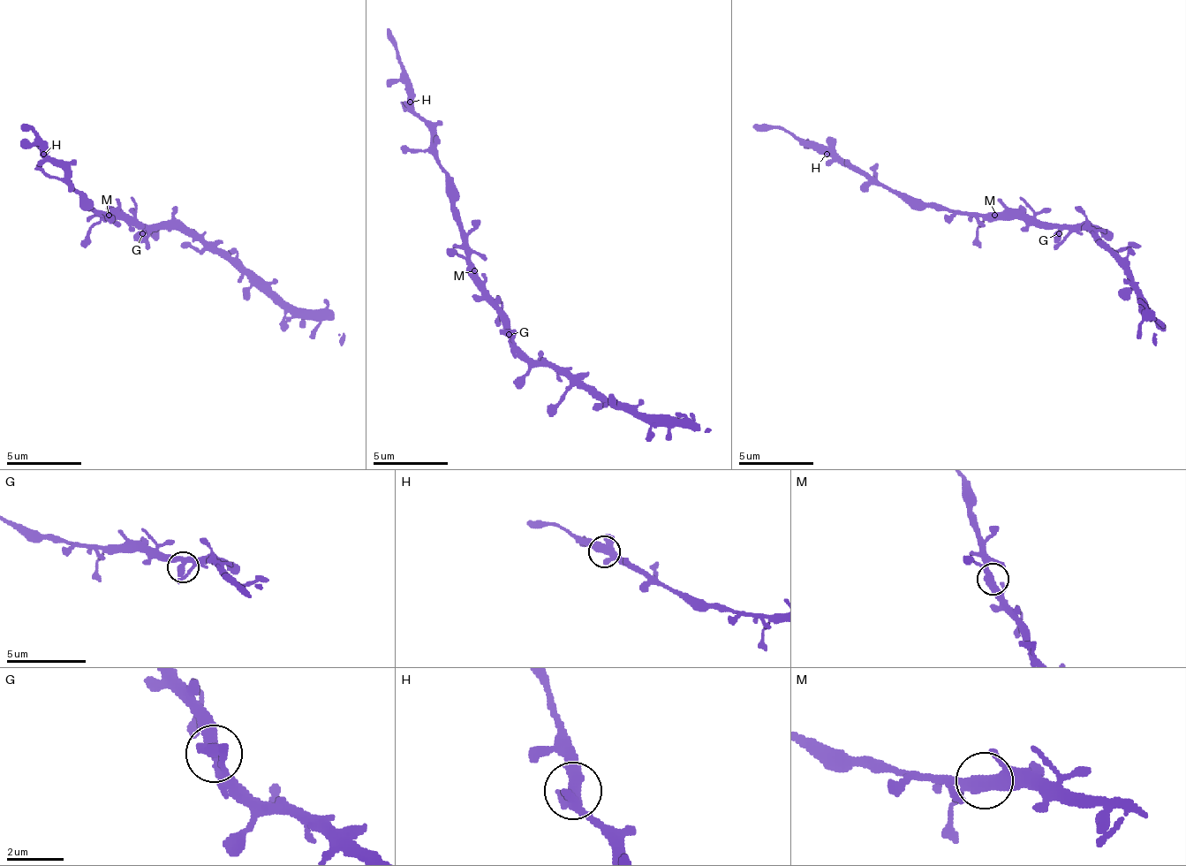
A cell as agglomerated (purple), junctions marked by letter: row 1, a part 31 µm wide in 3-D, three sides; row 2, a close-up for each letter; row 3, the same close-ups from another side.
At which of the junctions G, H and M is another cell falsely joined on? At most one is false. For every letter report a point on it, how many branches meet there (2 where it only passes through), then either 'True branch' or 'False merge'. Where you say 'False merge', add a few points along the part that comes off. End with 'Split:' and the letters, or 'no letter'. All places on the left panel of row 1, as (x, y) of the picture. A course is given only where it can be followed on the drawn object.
G: Place: (142, 233). Branches: 3. True branch
H: Place: (43, 154). Branches: 3. True branch
M: Place: (109, 215). Branches: 3. True branch
Split: no letter

